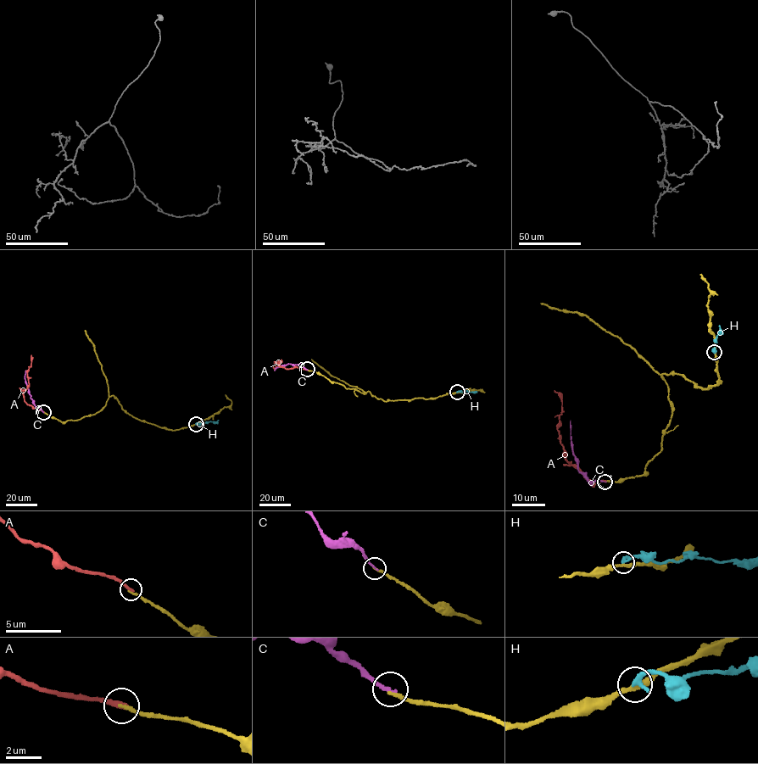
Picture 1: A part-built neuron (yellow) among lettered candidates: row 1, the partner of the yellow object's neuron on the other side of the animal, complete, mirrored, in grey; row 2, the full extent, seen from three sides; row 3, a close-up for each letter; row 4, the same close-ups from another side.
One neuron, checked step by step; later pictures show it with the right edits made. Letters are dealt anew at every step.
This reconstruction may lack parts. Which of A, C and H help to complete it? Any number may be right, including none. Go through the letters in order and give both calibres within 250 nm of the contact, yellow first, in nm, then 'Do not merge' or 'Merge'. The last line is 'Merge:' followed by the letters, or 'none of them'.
A: Thickness 200 nm (yellow) against 280 nm. Do not merge
C: Thickness 190 nm (yellow) against 200 nm. Merge
H: Thickness 280 nm (yellow) against 320 nm. Do not merge
Merge: C

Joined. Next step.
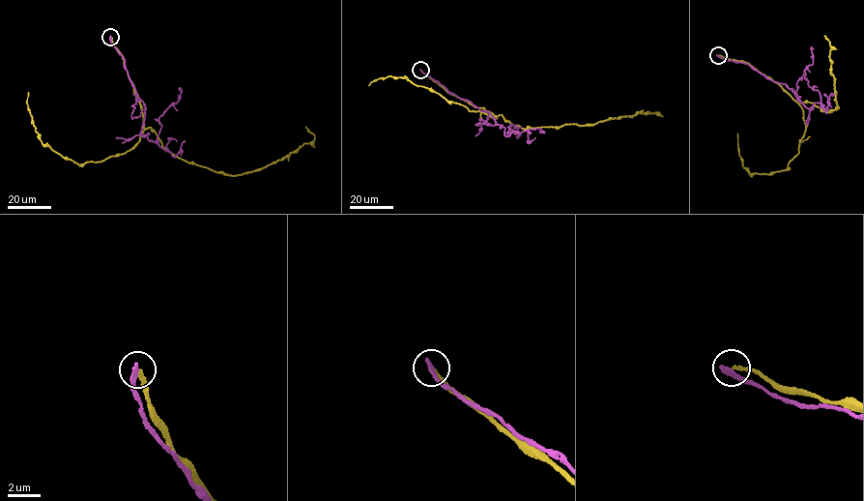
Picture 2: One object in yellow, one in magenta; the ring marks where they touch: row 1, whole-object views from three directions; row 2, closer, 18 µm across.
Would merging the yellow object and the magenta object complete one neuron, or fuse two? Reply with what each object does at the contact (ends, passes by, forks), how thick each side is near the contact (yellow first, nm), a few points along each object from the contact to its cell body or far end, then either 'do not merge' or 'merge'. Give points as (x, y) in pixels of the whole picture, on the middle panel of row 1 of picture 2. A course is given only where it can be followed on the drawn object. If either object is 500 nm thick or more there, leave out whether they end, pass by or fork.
yellow ends; magenta ends; calibres 200 and 320 nm; course yellow (421, 70), (446, 91), (525, 129), (594, 125), (658, 112), (646, 113); course magenta (421, 70), (490, 112), (504, 135), (514, 134), (507, 127), (515, 127), (516, 137); do not merge

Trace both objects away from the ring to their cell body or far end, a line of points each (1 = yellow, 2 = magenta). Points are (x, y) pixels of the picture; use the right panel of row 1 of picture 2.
1: (718, 55), (748, 64), (799, 104), (810, 102), (829, 112), (838, 106), (831, 48), (824, 36)
2: (718, 55), (786, 85), (811, 109), (816, 103), (823, 106), (804, 77), (812, 64), (811, 46)

